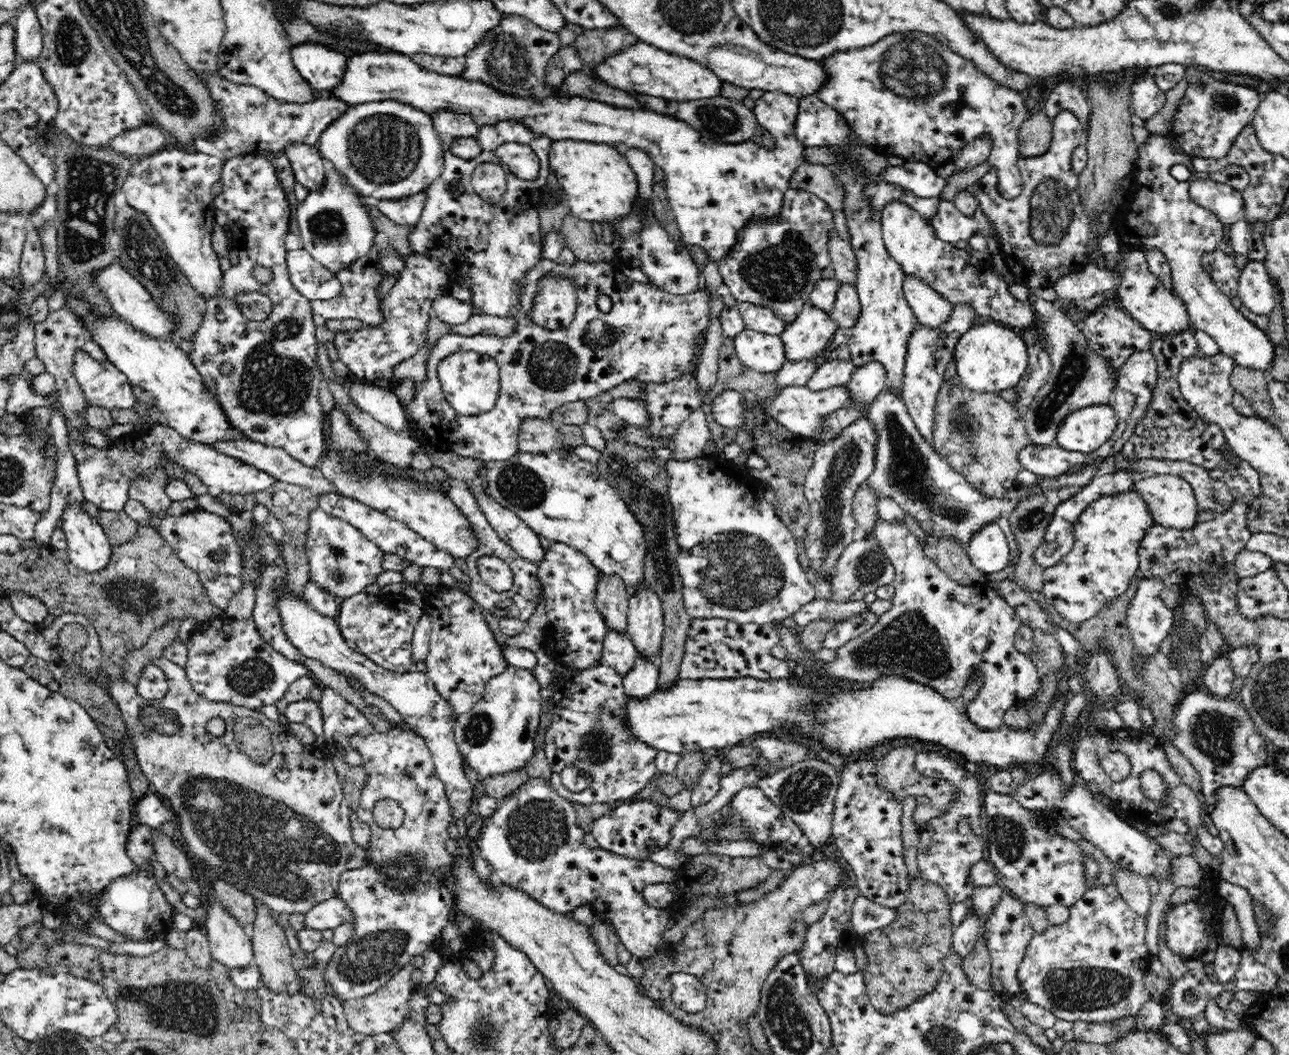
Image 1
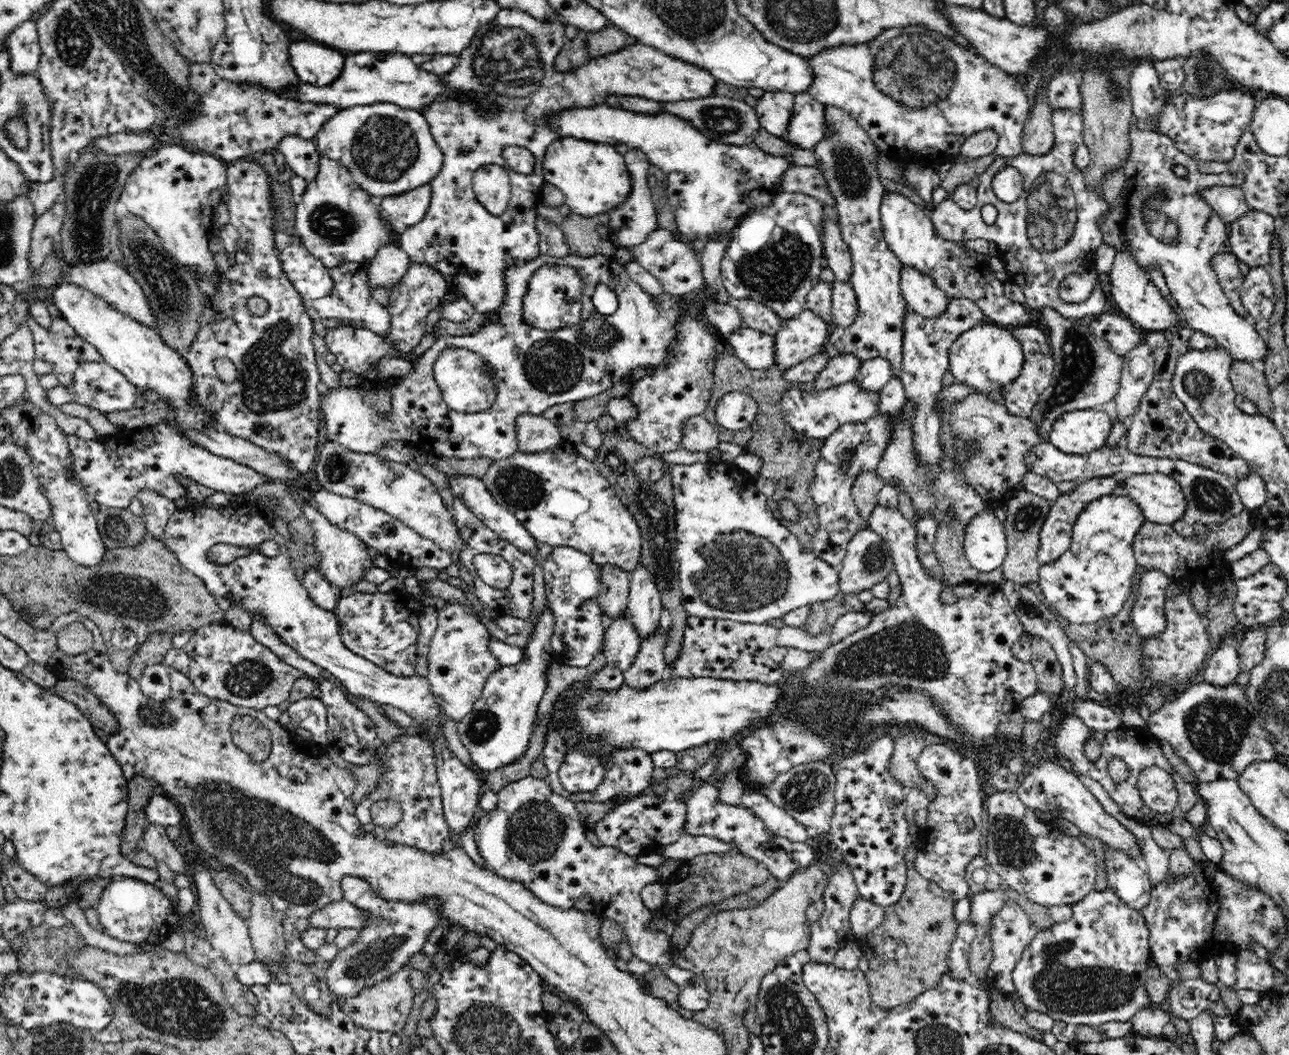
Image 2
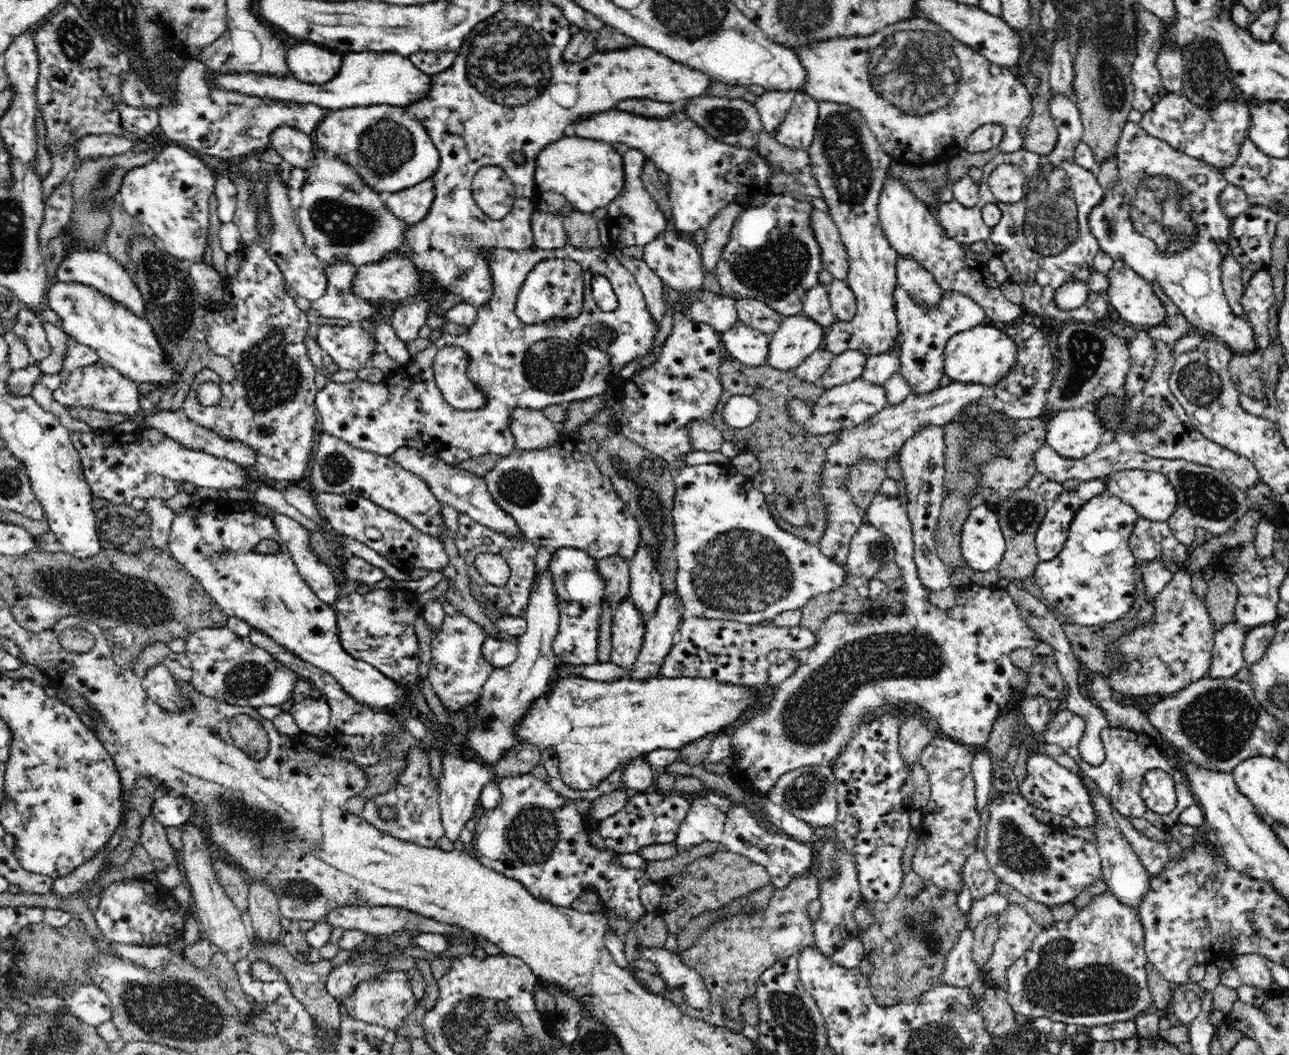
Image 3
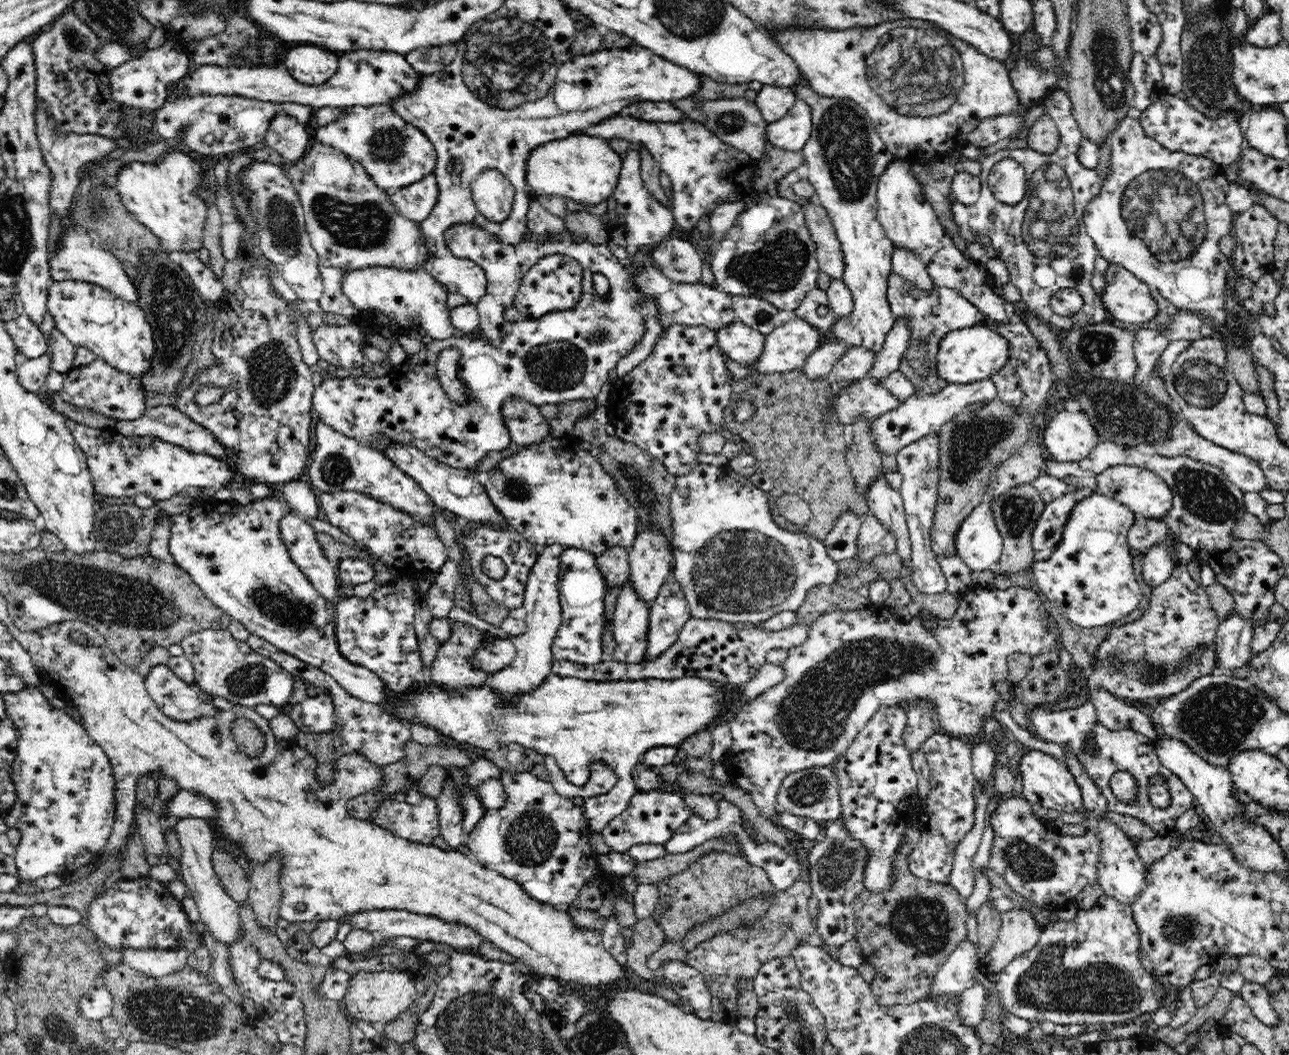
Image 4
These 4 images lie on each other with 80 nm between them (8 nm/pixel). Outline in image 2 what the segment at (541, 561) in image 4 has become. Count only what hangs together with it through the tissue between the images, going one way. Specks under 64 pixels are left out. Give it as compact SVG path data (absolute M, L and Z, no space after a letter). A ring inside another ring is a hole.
M547 606L536 618L534 632L523 648L526 659L512 666L503 666L492 674L480 698L473 704L472 712L456 722L460 741L470 750L471 760L474 760L478 770L499 770L528 752L528 744L538 720L537 708L547 687L547 672L554 664L551 646L554 632L555 620Z

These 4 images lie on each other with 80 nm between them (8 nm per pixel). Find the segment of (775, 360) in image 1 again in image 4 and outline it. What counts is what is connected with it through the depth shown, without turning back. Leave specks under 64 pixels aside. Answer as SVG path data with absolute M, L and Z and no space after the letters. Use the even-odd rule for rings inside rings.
M740 320L716 331L719 349L737 363L752 364L762 354L765 335Z

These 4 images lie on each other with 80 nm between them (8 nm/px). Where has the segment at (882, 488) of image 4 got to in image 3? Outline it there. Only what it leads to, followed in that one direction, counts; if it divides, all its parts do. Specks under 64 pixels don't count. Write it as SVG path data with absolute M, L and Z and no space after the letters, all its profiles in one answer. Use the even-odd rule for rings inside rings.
M878 491L868 505L864 519L867 522L872 523L872 526L876 527L879 531L882 531L890 541L895 550L896 564L900 567L902 578L905 582L905 598L906 598L906 616L894 616L886 611L885 614L880 614L876 618L870 616L870 620L864 620L864 616L860 614L843 614L843 612L836 612L832 616L828 616L828 620L824 623L824 628L820 628L820 632L814 632L816 635L816 644L812 648L806 648L806 650L798 650L792 652L798 660L798 668L796 672L790 676L790 678L784 680L778 687L771 688L768 704L766 707L760 707L759 711L756 711L754 715L748 717L739 727L735 728L734 732L730 733L732 739L732 750L734 754L738 755L738 761L736 761L730 769L728 775L734 779L740 786L751 791L756 796L768 797L768 792L776 780L780 778L784 773L790 772L792 769L806 767L808 765L831 765L833 760L839 757L842 748L844 749L847 744L853 740L854 728L861 726L862 722L872 714L874 711L881 711L885 707L891 707L897 705L899 702L907 703L908 701L916 701L916 704L920 704L921 707L927 709L934 720L938 722L942 732L948 734L948 736L956 742L964 742L965 745L984 745L984 742L990 738L993 724L995 720L1002 714L1006 714L1006 710L1010 708L1010 704L1014 704L1014 696L1016 694L1022 694L1022 690L1026 692L1028 690L1028 684L1031 683L1031 674L1024 673L1024 670L1020 669L1020 666L1016 666L1015 662L1010 658L1010 654L1017 649L1030 648L1036 649L1036 646L1042 641L1039 635L1029 628L1029 625L1020 617L1019 609L1014 603L1012 595L1008 594L1008 591L997 587L983 587L977 584L969 584L957 590L957 604L955 608L950 611L942 611L931 604L931 589L927 588L923 584L923 581L919 579L918 568L915 565L915 544L913 541L913 530L911 520L908 518L907 510L904 508L904 504L898 499L897 496L888 496Z

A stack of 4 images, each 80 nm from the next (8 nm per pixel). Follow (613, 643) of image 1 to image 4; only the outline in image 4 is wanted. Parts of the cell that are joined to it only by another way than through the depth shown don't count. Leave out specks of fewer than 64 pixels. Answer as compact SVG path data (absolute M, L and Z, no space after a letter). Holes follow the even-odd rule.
M632 579L619 588L617 598L616 610L610 621L616 640L613 660L622 664L642 663L649 642L649 606L636 596Z

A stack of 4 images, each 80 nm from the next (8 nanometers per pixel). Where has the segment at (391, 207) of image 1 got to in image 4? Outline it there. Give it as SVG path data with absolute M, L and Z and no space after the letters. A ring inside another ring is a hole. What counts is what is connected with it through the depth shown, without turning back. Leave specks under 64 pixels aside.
M434 173L424 176L419 181L408 187L400 188L390 197L400 215L417 223L428 218L439 196L439 185Z

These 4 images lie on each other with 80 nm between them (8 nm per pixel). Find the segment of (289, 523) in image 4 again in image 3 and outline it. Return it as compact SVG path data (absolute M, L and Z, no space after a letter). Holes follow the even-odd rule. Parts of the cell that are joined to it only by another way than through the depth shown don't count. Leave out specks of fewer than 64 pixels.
M275 513L274 526L280 538L286 543L294 564L316 598L335 609L340 597L340 586L332 576L332 571L316 557L310 546L308 529L284 514Z

